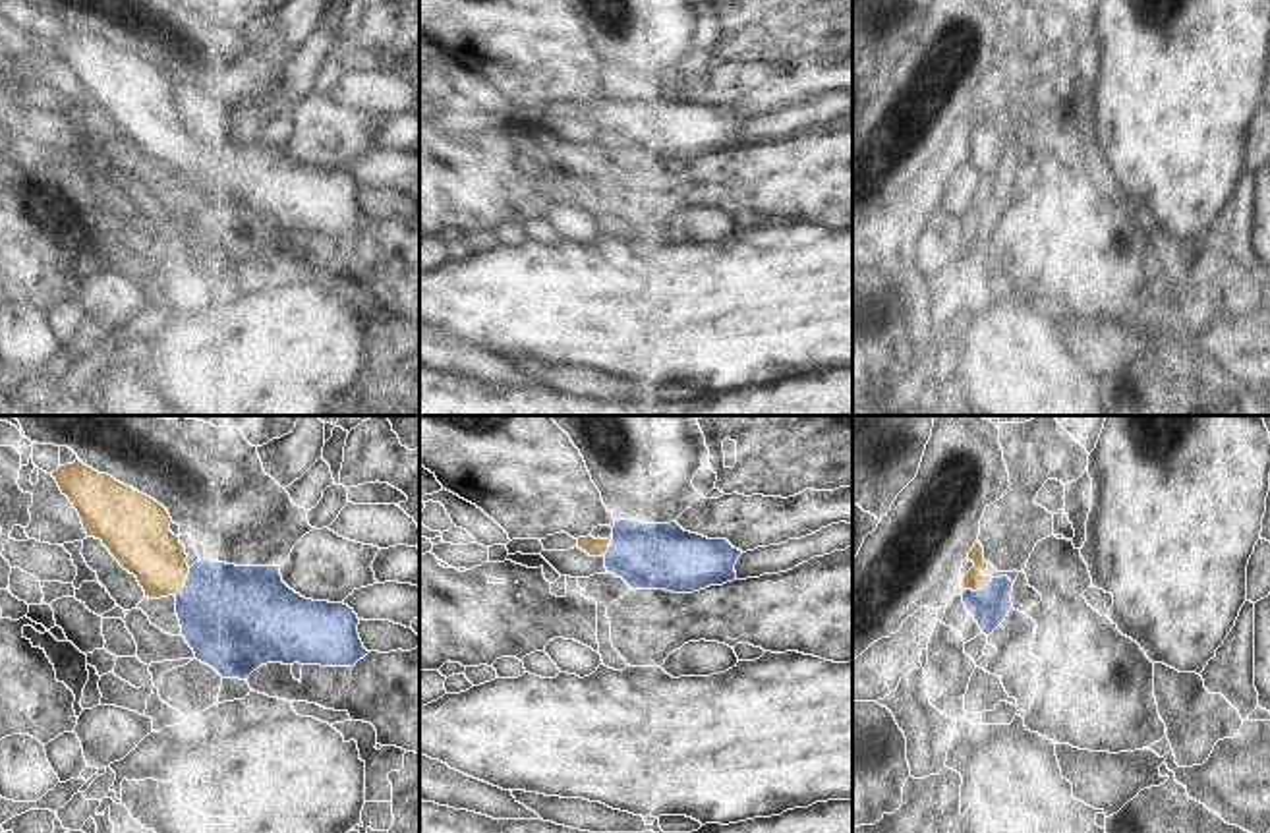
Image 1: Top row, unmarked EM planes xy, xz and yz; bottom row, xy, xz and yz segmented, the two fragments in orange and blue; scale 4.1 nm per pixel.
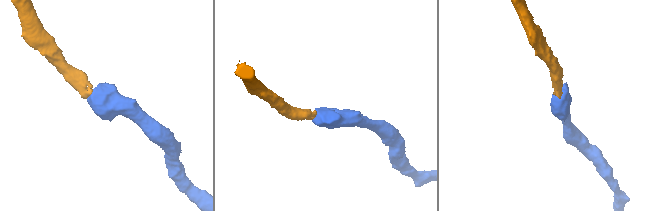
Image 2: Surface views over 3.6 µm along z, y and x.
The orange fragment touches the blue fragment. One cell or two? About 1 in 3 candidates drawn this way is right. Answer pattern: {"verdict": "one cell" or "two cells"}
{"verdict": "one cell"}

